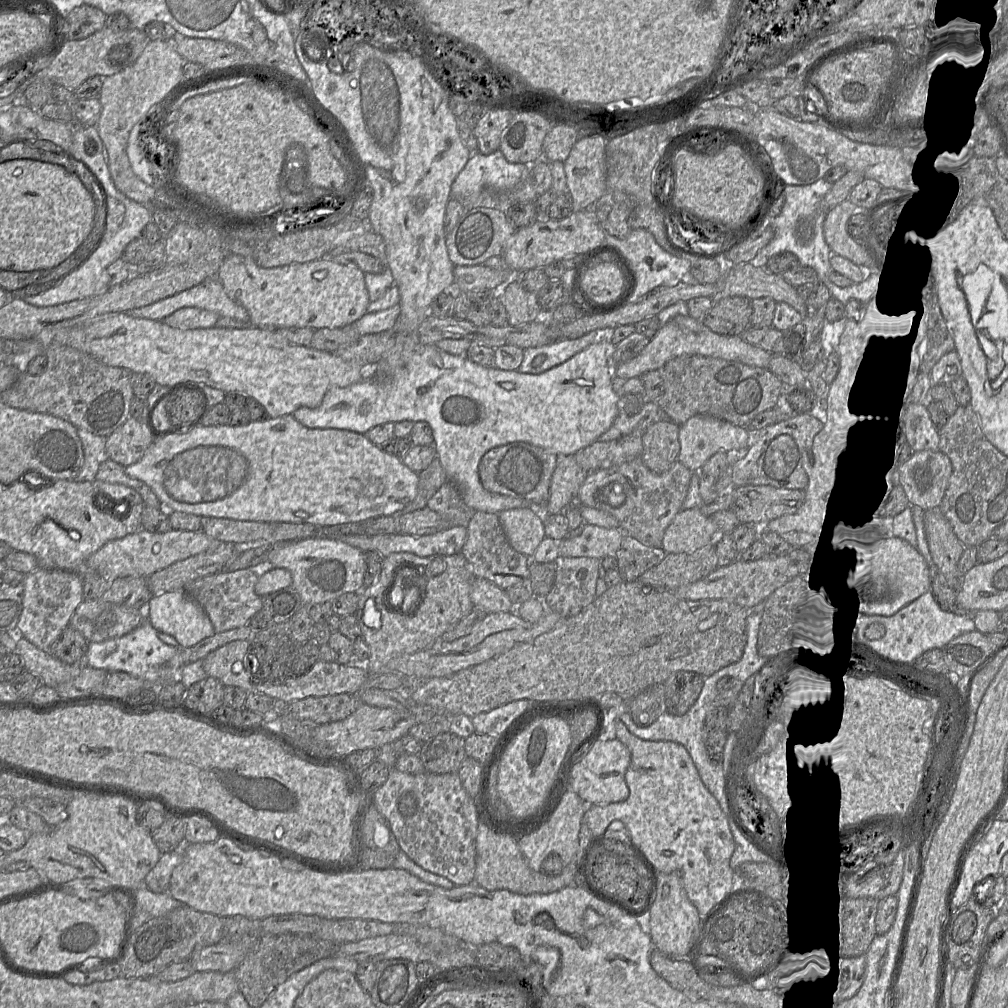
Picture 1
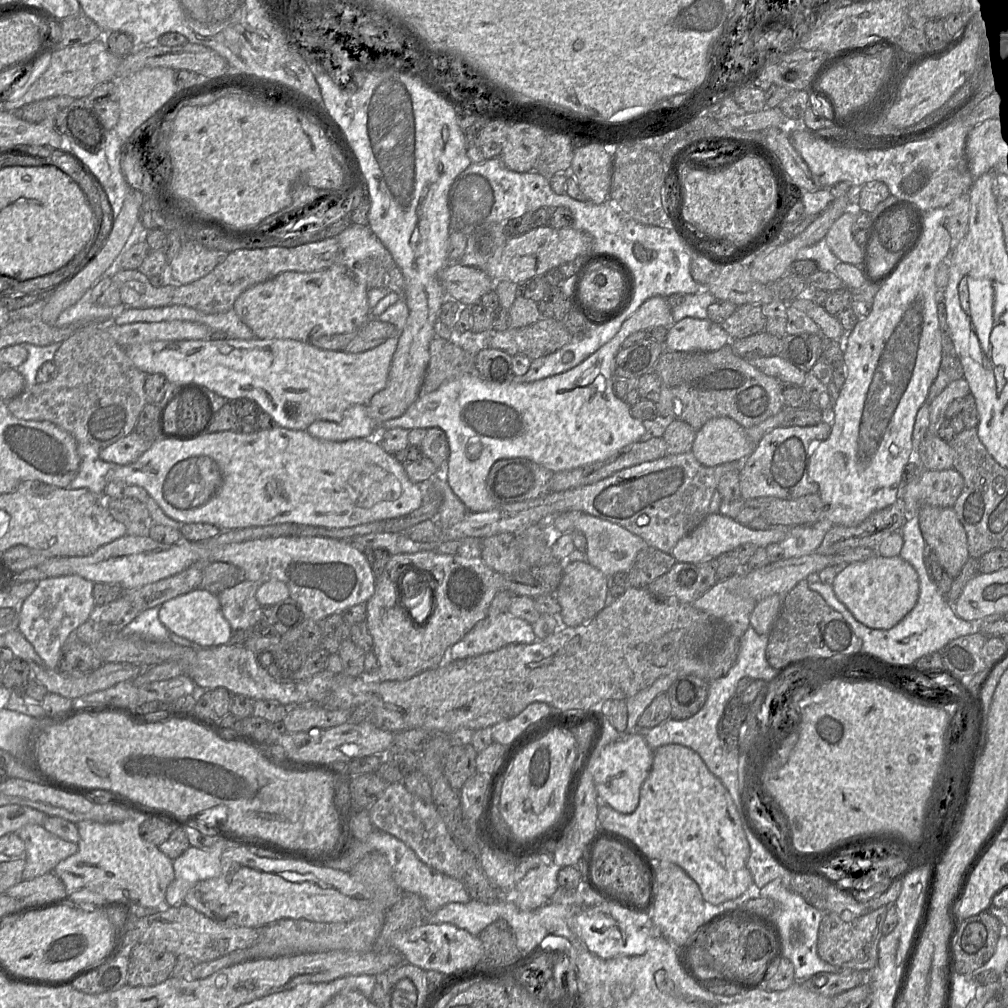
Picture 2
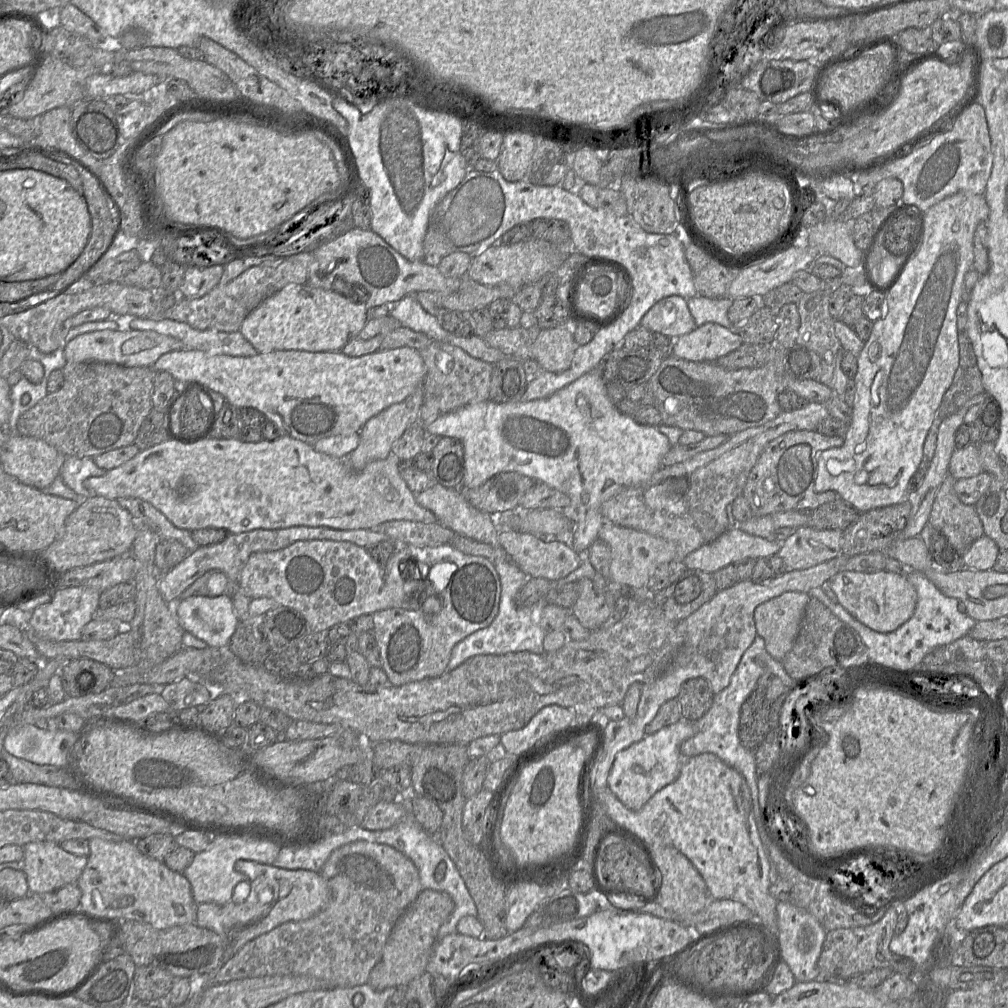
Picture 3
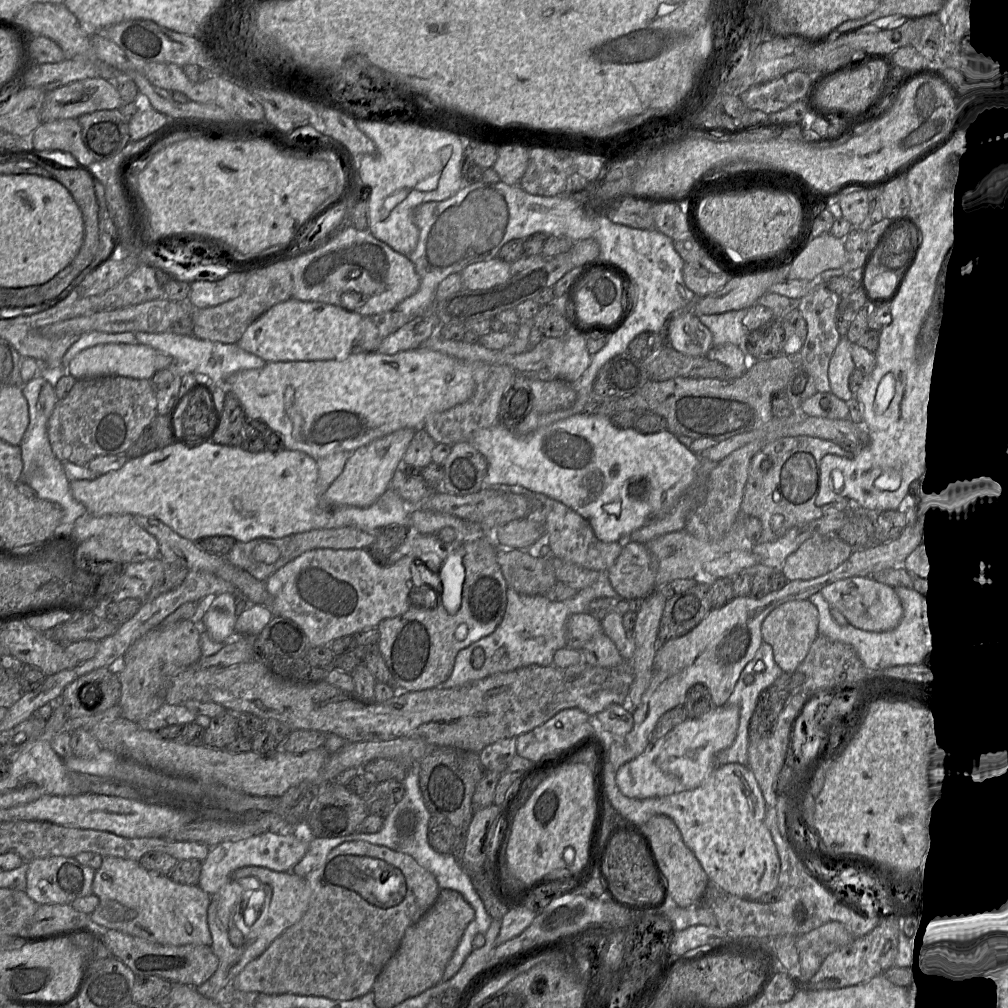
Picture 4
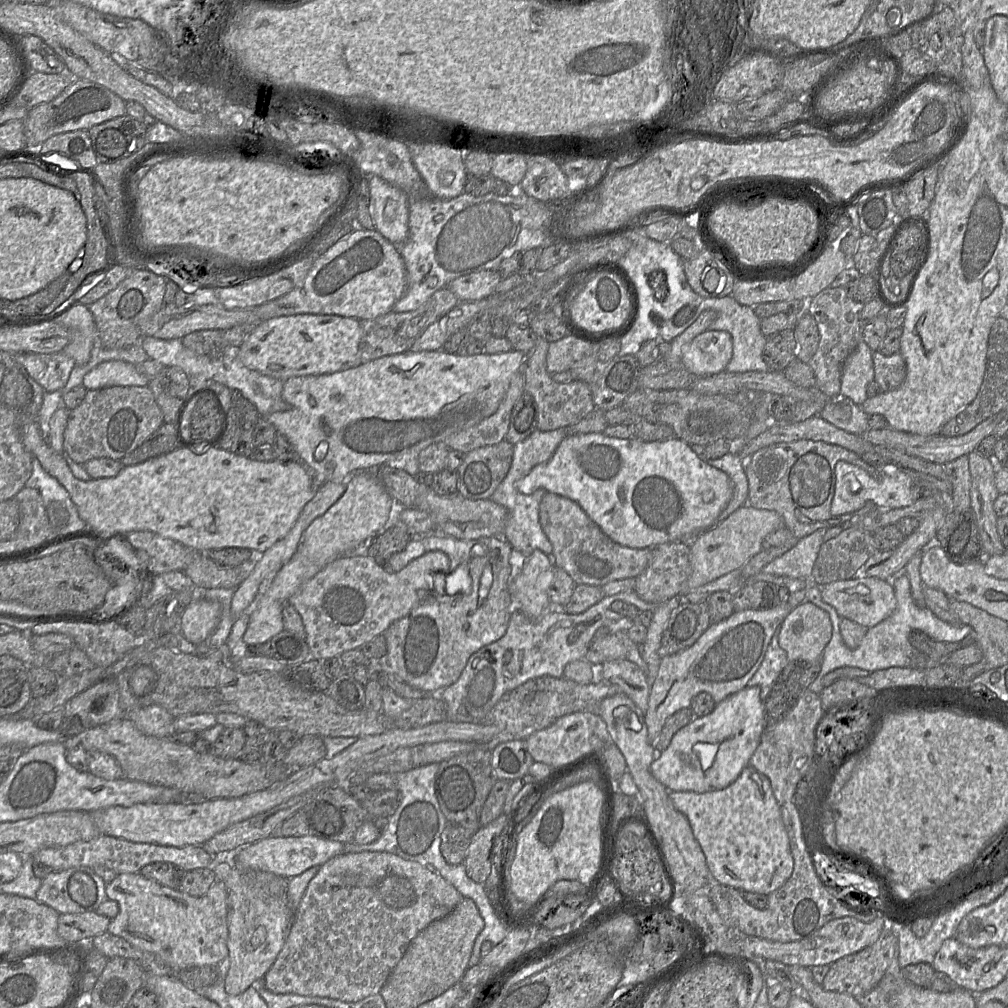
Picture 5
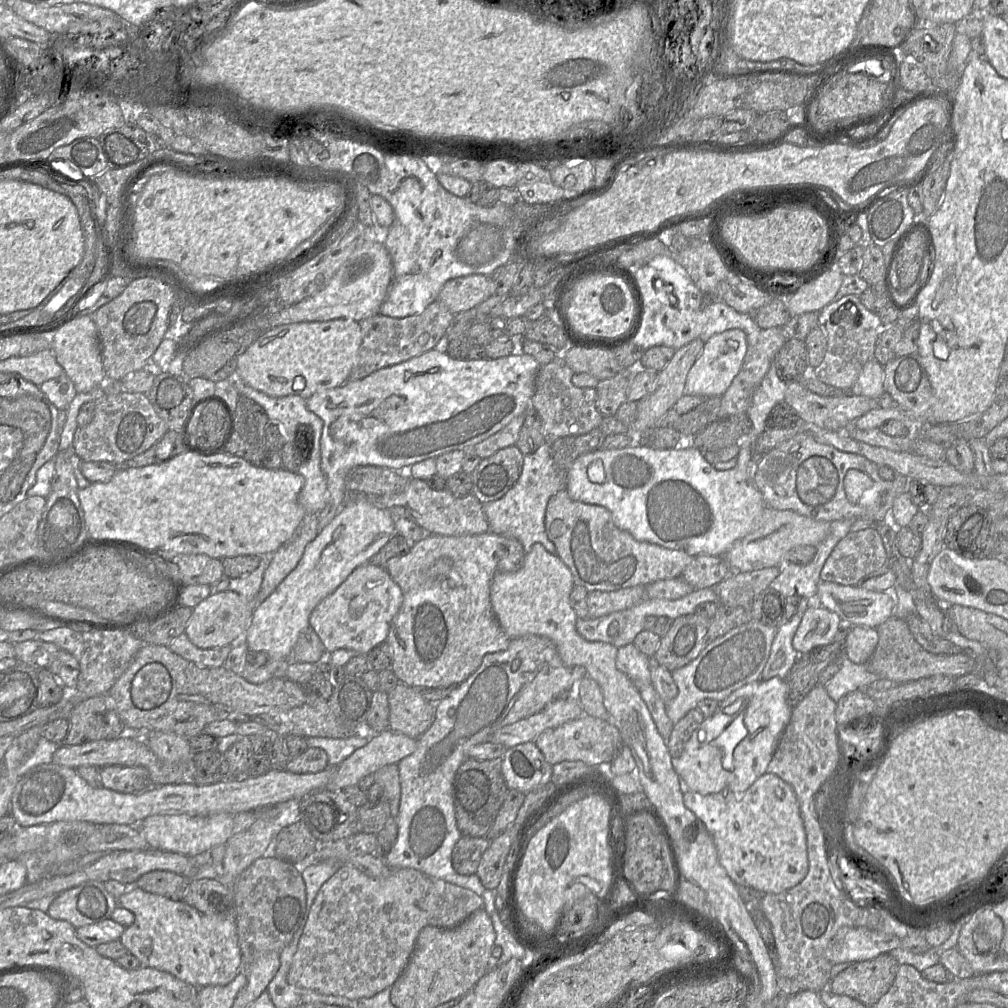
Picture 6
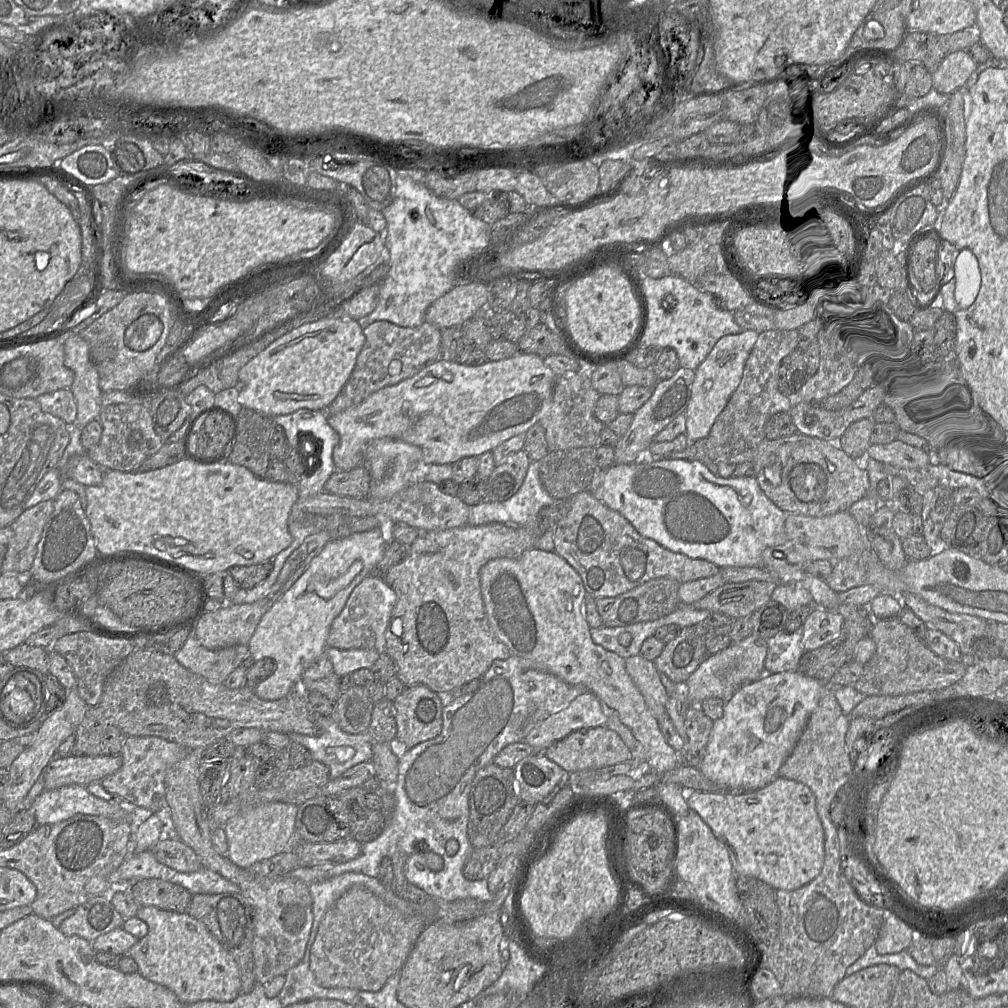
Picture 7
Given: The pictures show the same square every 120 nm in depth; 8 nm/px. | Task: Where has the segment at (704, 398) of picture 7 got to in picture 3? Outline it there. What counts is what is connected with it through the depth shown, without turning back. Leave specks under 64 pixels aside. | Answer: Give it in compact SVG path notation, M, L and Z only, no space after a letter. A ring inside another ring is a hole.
M675 295L654 304L643 316L640 326L651 332L660 332L671 339L688 334L697 327L687 300Z

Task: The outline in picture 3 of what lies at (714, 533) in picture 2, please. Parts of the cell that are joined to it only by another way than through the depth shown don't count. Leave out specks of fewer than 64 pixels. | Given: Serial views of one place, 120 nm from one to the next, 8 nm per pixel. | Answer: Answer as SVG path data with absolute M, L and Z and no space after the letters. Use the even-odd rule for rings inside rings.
M734 526L730 527L721 536L700 548L687 554L682 562L688 569L701 570L704 572L715 573L717 570L737 562L747 559L769 558L779 552L780 542L767 540L758 536L750 535Z

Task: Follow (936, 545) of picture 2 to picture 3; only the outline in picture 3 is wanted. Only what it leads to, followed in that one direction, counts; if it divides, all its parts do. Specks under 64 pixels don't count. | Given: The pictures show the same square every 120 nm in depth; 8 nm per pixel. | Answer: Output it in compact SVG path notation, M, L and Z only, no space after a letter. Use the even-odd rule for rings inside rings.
M948 474L937 491L928 525L932 529L942 531L954 549L963 556L971 544L984 535L984 531L982 522L974 506L966 505L958 498L954 490L955 480L955 478Z

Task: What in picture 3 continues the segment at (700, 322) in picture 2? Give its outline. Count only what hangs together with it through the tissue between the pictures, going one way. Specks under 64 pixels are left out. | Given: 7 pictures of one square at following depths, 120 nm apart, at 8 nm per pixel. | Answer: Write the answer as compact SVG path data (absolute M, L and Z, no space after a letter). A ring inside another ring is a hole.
M705 323L673 340L671 355L693 362L714 362L743 344L734 331L715 323Z

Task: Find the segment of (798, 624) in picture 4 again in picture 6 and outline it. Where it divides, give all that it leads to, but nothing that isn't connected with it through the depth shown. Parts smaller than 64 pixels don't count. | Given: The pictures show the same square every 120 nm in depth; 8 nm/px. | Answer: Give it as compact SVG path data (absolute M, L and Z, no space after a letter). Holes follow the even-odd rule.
M807 607L793 637L792 645L799 654L832 642L840 629L842 620L824 607Z

